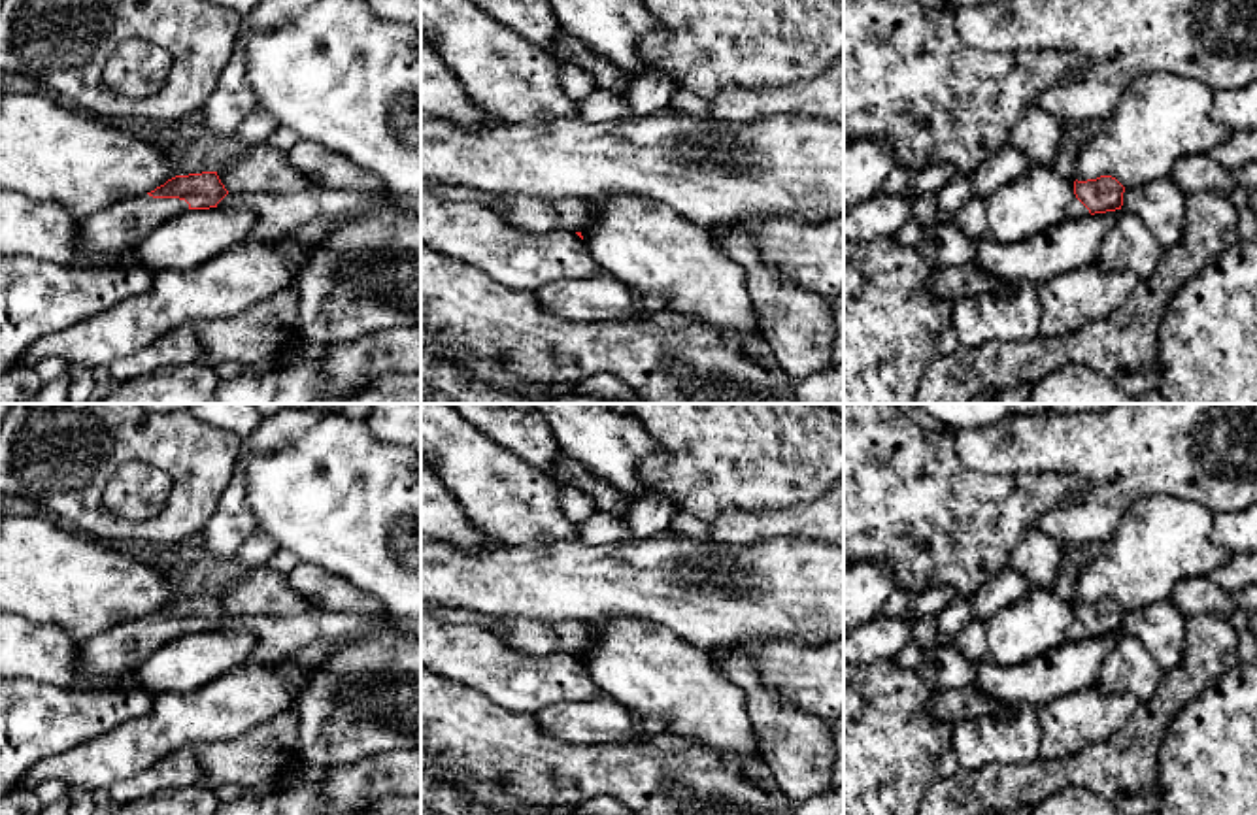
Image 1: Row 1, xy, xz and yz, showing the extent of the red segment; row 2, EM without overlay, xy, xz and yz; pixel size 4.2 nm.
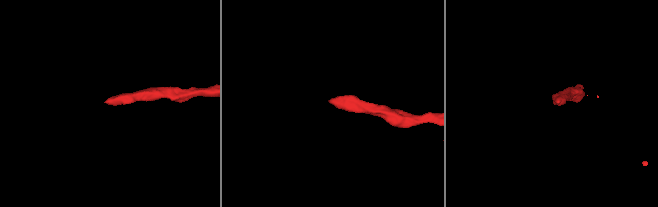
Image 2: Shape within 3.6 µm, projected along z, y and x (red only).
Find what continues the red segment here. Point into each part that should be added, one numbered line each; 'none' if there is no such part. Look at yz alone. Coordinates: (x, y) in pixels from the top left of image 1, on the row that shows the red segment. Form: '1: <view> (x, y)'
1: yz (1076, 210)

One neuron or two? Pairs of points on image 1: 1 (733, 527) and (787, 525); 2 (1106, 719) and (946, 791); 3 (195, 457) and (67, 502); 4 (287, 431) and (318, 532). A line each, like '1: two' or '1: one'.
1: one
2: two
3: one
4: two

